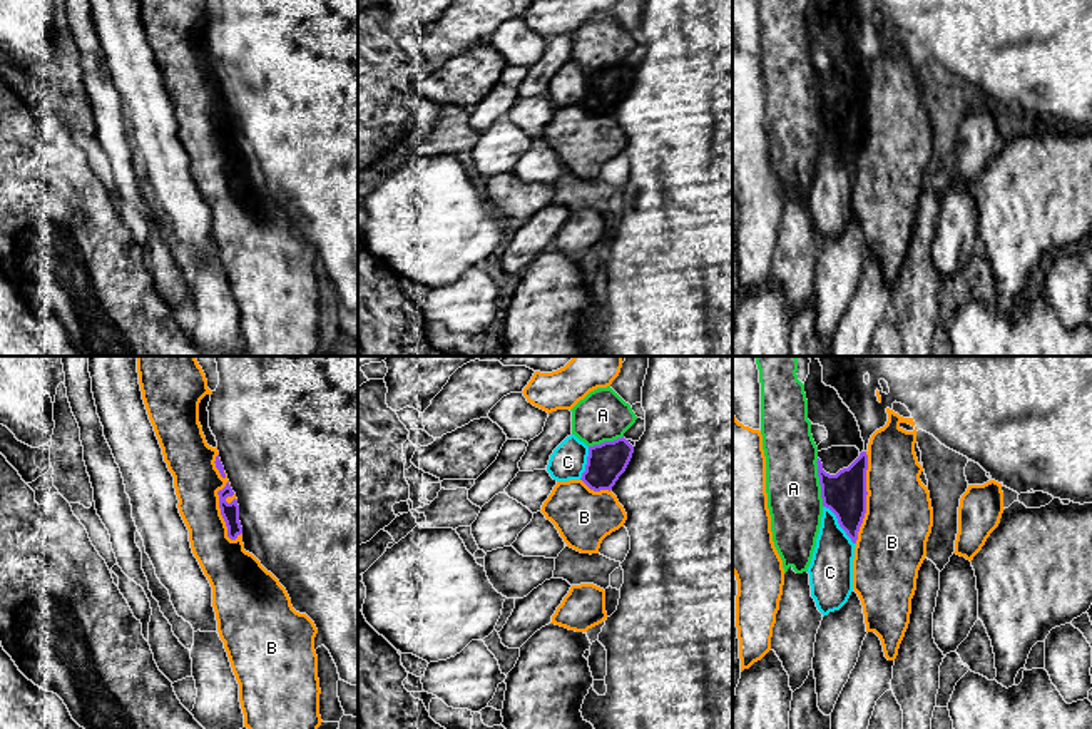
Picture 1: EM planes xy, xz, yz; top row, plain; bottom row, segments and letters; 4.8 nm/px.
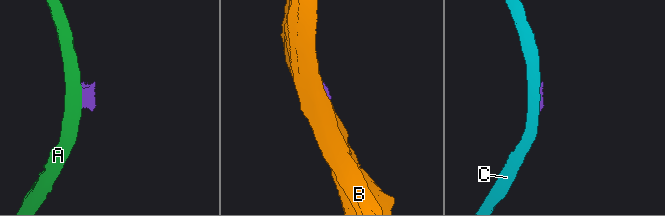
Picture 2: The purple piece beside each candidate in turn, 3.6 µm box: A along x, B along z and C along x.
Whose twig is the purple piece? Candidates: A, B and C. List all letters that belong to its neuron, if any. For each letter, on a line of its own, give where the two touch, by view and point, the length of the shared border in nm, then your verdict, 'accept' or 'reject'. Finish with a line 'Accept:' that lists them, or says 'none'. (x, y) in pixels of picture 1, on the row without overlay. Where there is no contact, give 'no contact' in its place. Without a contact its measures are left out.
A: yz (820, 107) | 240 nm | reject
B: yz (865, 122) | 440 nm | reject
C: yz (838, 147) | 240 nm | reject
Accept: none

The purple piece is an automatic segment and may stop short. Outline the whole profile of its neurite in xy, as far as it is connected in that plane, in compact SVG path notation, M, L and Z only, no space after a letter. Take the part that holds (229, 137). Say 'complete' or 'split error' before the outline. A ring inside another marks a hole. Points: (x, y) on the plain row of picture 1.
complete | M229 107L226 109L226 112L222 115L217 117L217 120L219 120L221 140L226 147L226 152L227 152L227 162L231 166L236 166L242 159L242 152L241 152L241 147L239 147L237 125L234 124L231 129L226 127L227 122L234 120Z

